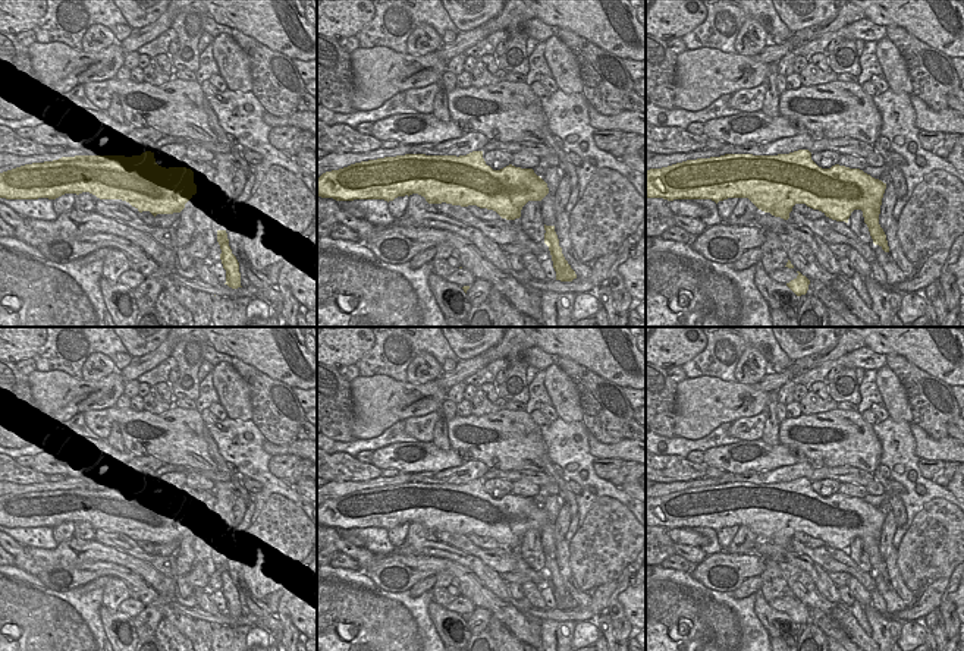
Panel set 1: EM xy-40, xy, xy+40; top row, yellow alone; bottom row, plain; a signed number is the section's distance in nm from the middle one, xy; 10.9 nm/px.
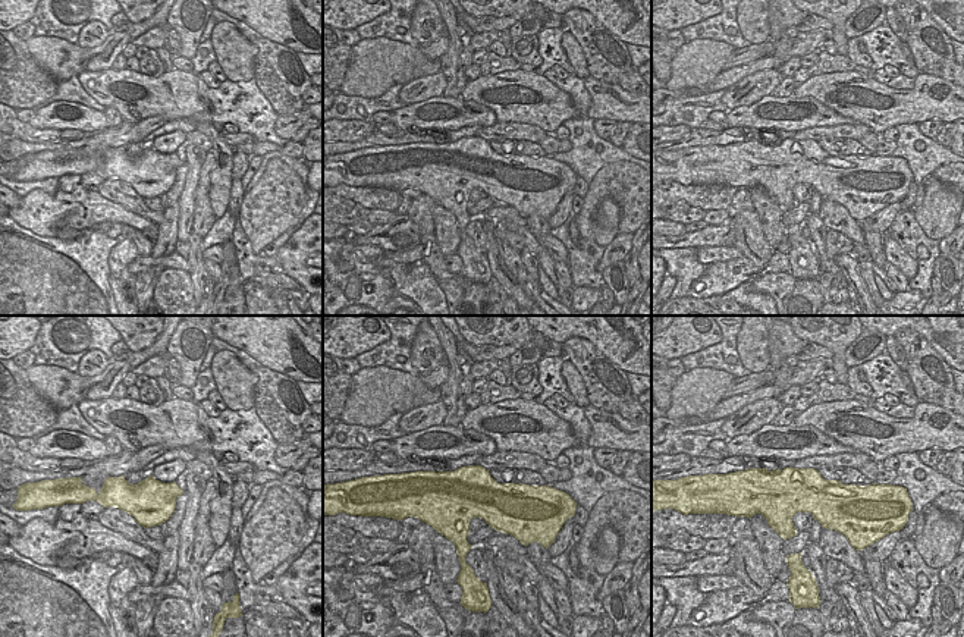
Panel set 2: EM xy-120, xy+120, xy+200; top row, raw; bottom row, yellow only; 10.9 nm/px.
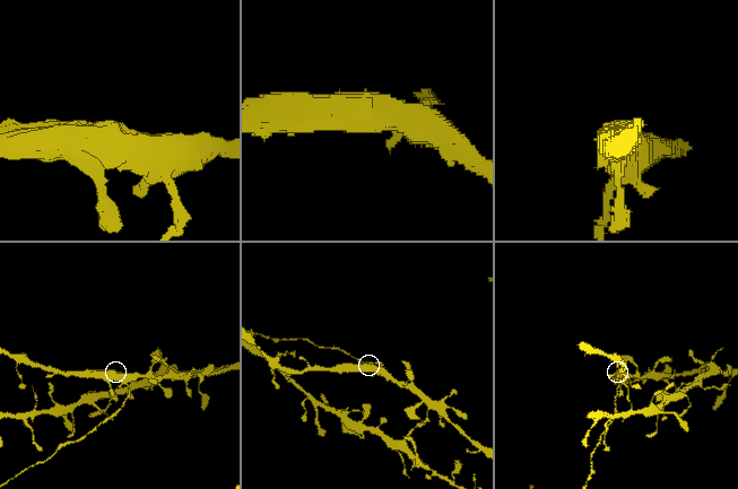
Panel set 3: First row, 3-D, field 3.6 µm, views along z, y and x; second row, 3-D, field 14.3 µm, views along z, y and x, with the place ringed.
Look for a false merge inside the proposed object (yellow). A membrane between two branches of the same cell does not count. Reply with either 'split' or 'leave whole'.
split

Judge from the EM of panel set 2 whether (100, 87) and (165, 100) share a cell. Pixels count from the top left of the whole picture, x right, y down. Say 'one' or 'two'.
one

